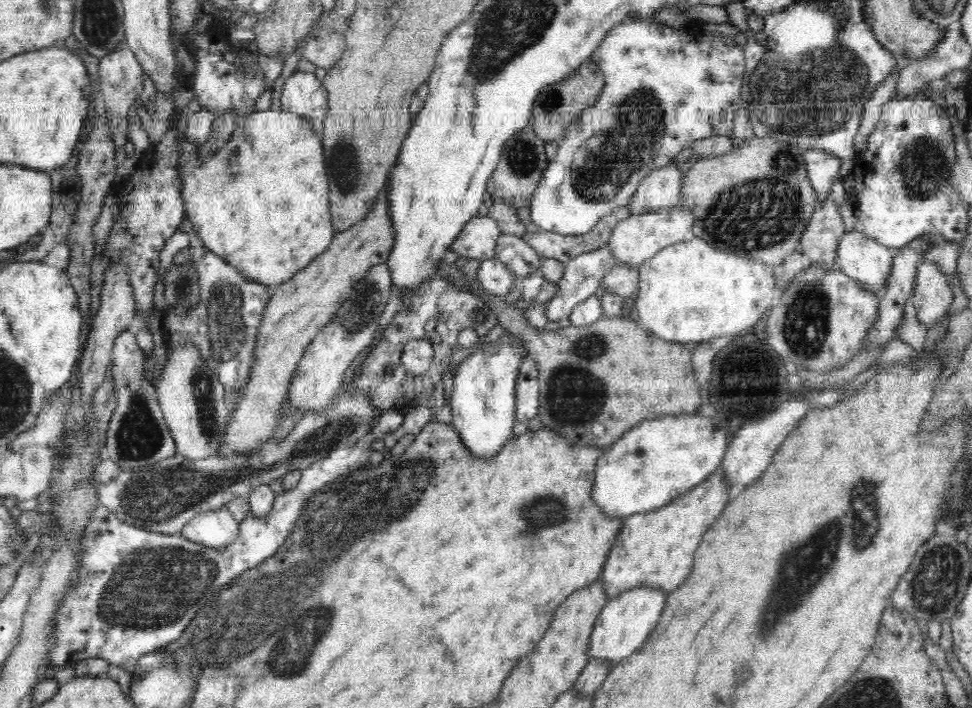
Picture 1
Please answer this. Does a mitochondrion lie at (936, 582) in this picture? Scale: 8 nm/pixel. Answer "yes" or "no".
yes

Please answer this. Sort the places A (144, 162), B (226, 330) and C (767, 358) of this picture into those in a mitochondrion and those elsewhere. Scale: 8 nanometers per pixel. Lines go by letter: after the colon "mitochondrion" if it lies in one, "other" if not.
A: other
B: mitochondrion
C: mitochondrion

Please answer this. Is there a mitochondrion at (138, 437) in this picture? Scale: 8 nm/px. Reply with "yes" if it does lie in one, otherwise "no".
yes

